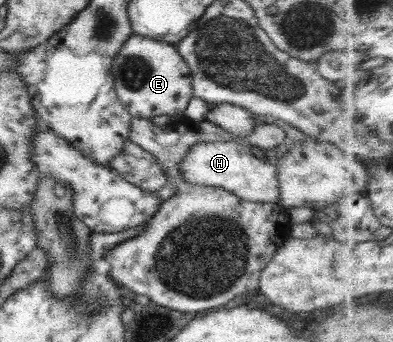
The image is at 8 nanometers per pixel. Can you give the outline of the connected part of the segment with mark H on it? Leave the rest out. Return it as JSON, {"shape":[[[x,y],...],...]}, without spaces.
{"shape":[[[198,143],[190,148],[177,170],[178,176],[188,179],[190,183],[220,187],[250,202],[273,205],[280,202],[276,165],[252,155],[247,143]]]}

